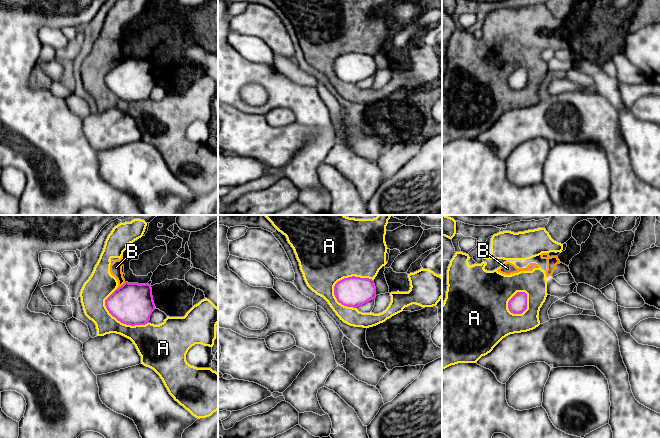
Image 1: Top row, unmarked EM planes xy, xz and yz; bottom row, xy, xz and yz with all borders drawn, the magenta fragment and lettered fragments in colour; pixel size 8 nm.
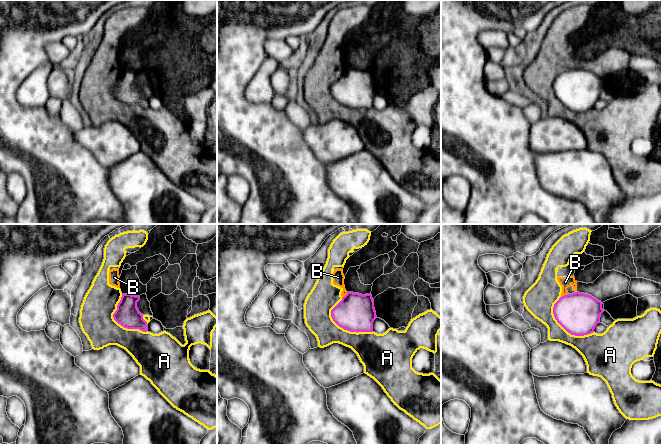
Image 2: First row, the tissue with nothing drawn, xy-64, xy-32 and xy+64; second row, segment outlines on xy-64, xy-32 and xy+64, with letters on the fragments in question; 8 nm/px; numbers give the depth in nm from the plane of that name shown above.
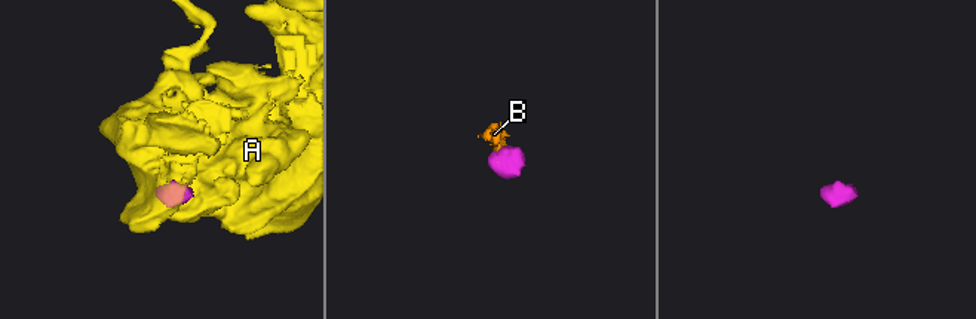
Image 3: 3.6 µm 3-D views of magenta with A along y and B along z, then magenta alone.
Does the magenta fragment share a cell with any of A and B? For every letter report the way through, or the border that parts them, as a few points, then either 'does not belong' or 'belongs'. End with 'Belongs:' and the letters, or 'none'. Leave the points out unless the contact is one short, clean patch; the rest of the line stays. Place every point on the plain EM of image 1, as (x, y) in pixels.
A: does not belong
B: along xy (125, 58), (117, 65) | does not belong
Belongs: none

